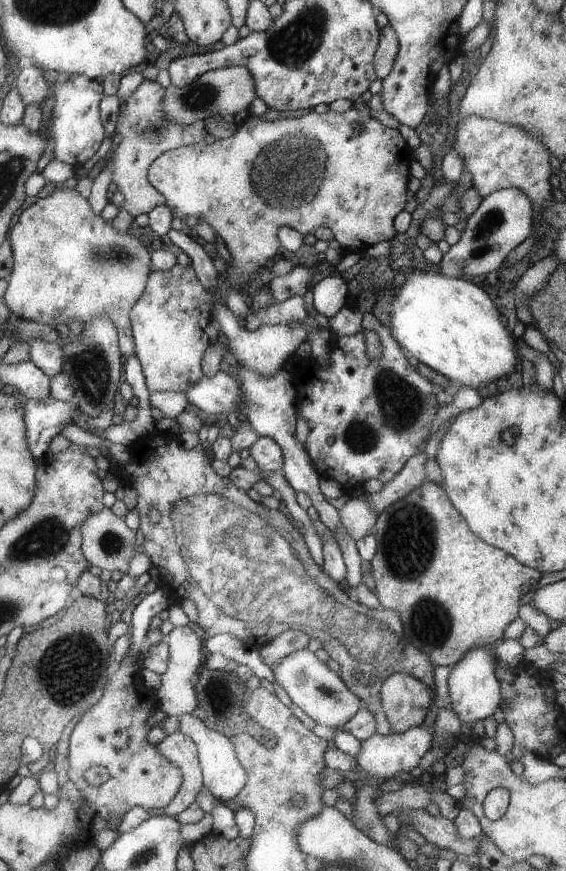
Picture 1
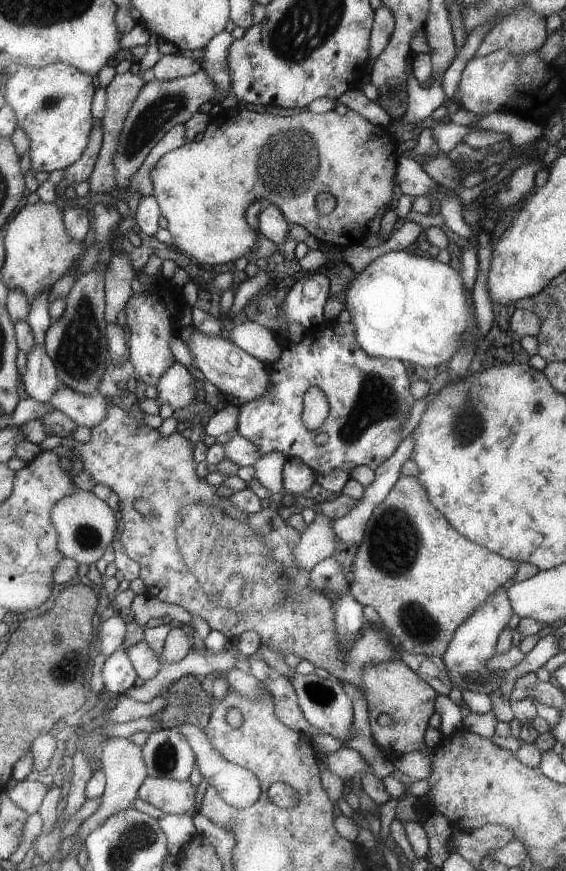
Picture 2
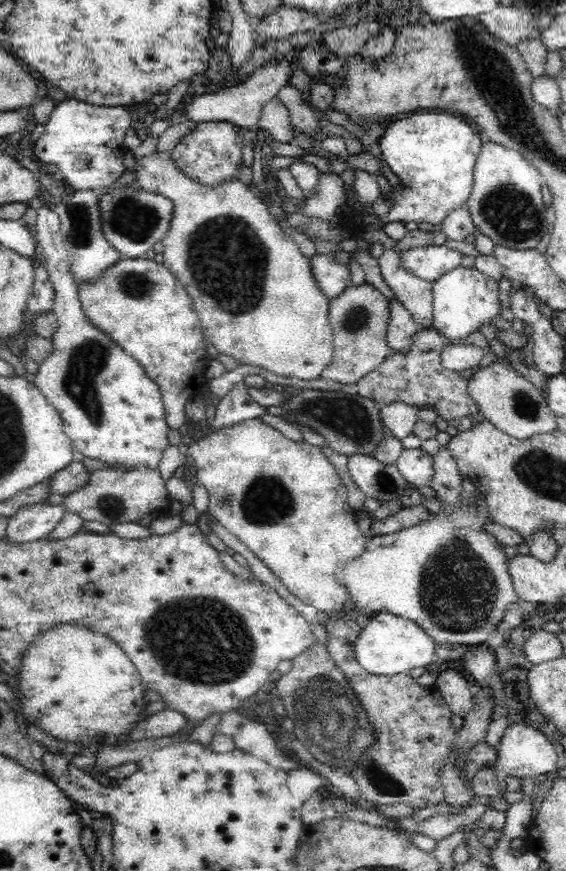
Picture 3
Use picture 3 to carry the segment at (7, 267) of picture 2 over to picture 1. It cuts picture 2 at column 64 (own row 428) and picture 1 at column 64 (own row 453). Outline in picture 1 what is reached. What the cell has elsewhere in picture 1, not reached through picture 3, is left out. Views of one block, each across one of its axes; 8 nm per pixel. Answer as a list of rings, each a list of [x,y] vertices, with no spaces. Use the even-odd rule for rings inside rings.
[[[58,187],[55,192],[51,192],[49,196],[45,196],[45,198],[33,202],[29,208],[25,208],[25,210],[19,214],[17,223],[13,224],[7,240],[10,243],[13,263],[11,273],[6,280],[7,290],[5,290],[5,294],[3,294],[2,298],[5,305],[8,307],[8,310],[15,316],[15,318],[55,327],[58,322],[66,324],[68,321],[72,322],[77,320],[77,324],[83,325],[86,321],[92,320],[95,316],[105,316],[114,325],[118,337],[118,352],[123,358],[127,358],[134,354],[134,345],[132,342],[132,333],[128,315],[133,304],[137,302],[139,296],[143,293],[150,272],[150,254],[147,253],[145,246],[143,246],[137,238],[132,237],[130,234],[127,235],[126,232],[116,232],[115,229],[111,227],[111,222],[106,224],[105,222],[102,222],[99,215],[93,215],[91,213],[89,204],[75,190]]]

